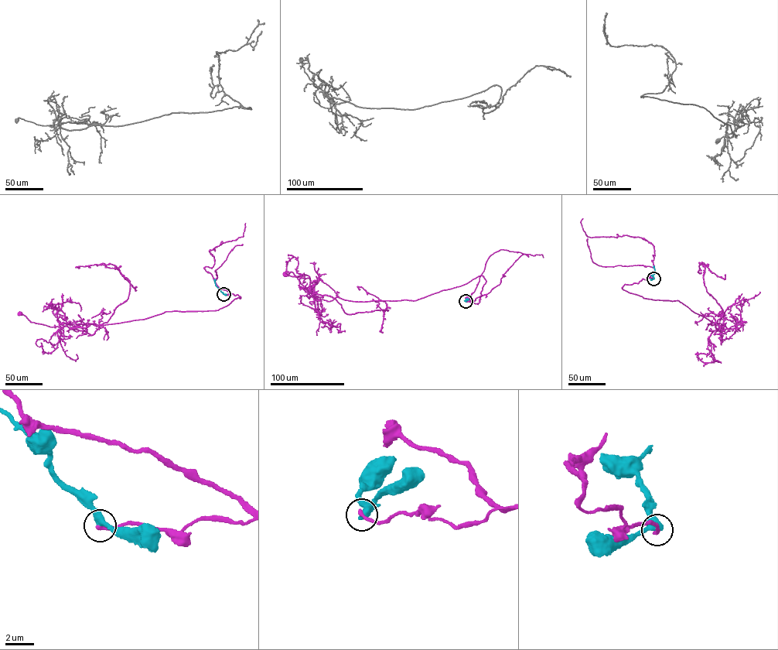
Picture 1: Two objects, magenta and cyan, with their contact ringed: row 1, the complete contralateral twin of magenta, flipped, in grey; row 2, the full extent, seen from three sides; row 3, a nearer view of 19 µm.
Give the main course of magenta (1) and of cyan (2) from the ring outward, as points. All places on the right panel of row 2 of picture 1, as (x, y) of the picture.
1: (653, 278), (643, 278), (622, 288), (647, 299), (678, 300), (724, 330), (714, 334), (720, 326)
2: (653, 278), (653, 266)

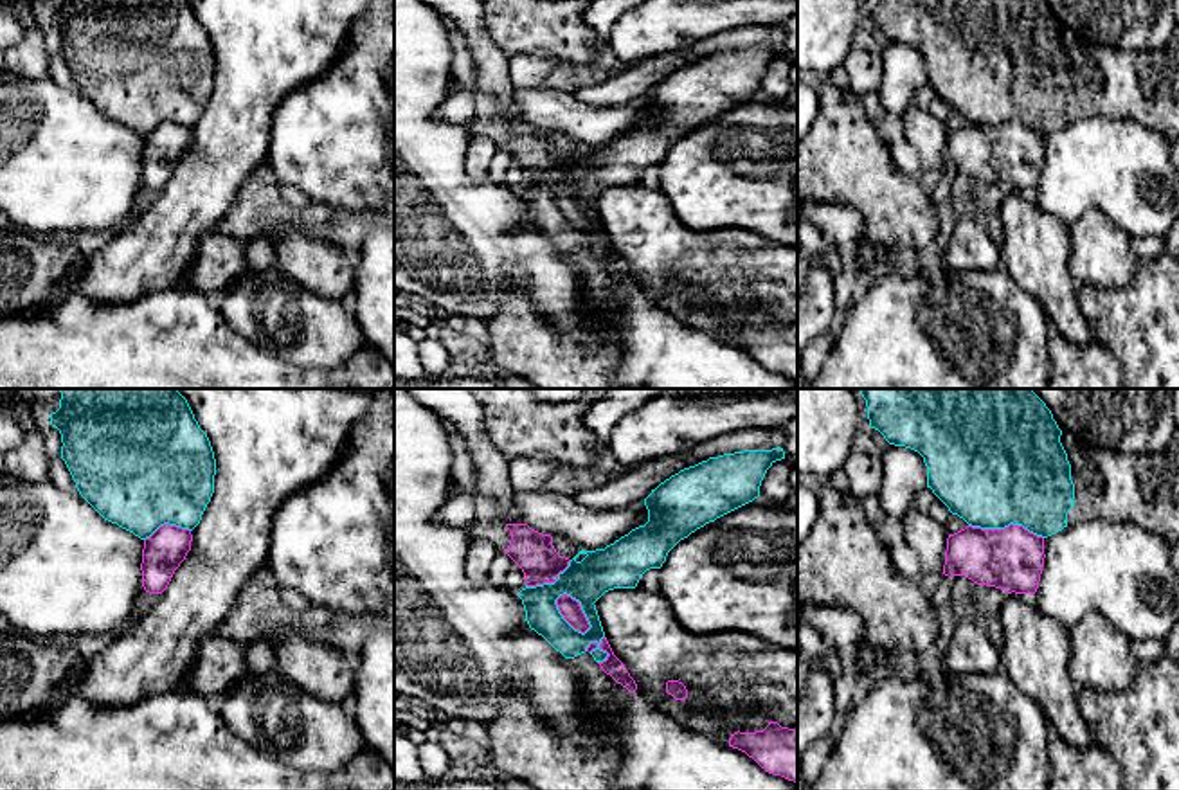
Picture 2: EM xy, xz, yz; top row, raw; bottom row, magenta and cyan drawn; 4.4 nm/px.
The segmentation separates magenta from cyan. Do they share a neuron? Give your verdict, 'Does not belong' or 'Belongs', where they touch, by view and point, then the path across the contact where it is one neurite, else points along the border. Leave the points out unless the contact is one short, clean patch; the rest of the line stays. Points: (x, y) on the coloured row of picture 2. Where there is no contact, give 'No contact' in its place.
Does not belong. Touches magenta at xz (562, 614). Boundary: xz (560, 594), (557, 600), (558, 612), (584, 634)

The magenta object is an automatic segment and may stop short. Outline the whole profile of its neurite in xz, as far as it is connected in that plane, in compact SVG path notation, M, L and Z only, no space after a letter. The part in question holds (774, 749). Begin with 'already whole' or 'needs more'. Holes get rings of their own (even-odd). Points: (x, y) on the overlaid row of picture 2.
already whole; M769 722L763 731L731 734L729 747L745 752L765 772L797 783L797 729Z

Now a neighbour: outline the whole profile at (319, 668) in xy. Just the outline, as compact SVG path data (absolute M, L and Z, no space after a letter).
M286 632L272 642L277 671L320 700L344 702L355 687L353 657L333 644Z

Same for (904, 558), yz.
M882 516L875 524L877 534L891 554L895 569L909 579L920 581L925 574L916 551L904 538L904 525L898 518Z

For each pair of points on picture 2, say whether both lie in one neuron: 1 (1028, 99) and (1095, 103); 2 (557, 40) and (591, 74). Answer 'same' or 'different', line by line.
1: same
2: different

